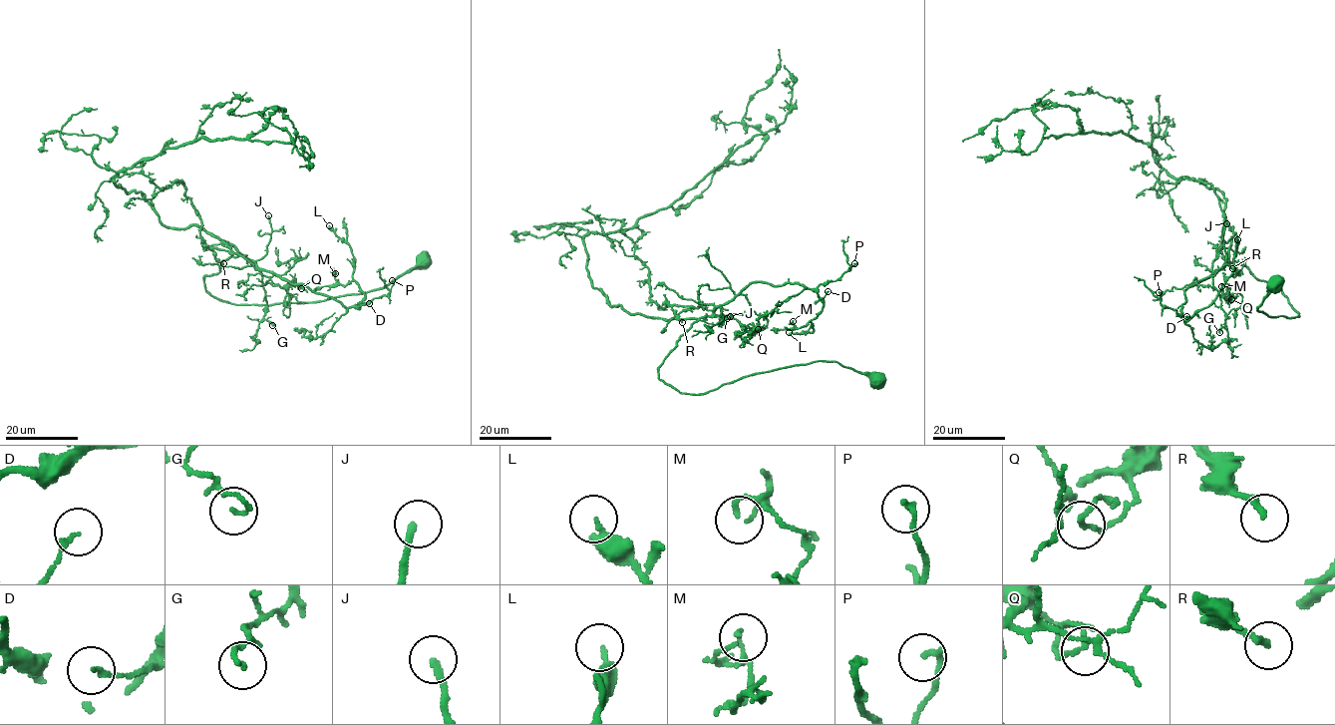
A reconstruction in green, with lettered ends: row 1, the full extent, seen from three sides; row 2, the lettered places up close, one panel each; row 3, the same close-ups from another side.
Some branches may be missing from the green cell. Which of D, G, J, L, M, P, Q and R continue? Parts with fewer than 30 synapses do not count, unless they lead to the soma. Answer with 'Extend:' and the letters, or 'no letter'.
Extend: J

